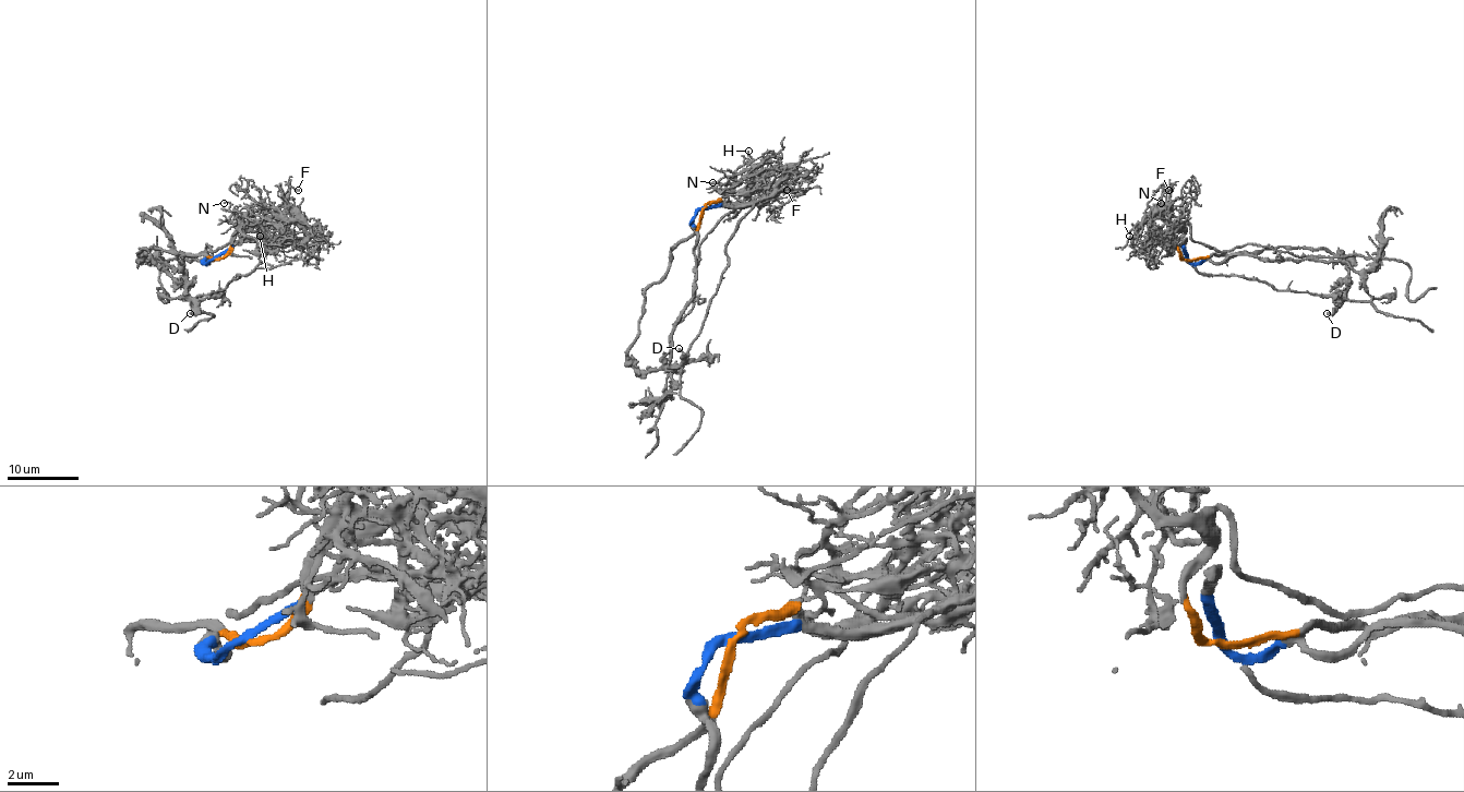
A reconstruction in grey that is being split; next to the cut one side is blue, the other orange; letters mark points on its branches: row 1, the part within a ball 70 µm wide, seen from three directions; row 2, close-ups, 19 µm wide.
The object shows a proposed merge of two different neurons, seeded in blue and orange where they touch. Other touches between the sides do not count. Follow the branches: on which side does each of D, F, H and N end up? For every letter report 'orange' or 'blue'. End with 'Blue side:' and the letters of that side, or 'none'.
D: orange
F: blue
H: orange
N: orange
Blue side: F

